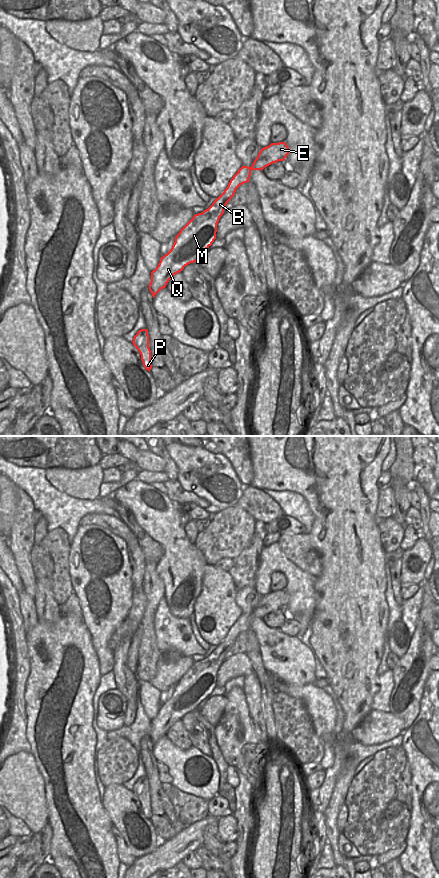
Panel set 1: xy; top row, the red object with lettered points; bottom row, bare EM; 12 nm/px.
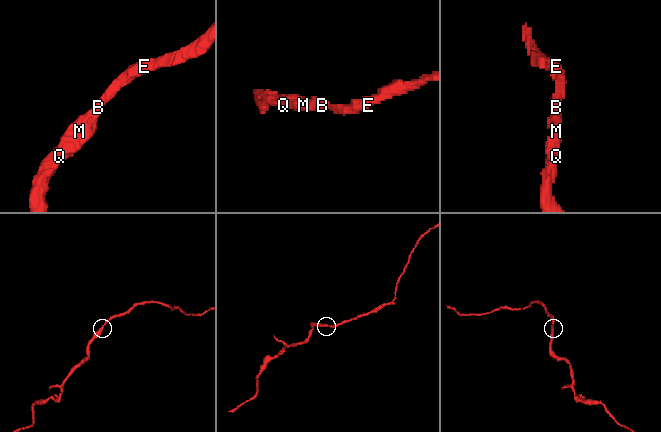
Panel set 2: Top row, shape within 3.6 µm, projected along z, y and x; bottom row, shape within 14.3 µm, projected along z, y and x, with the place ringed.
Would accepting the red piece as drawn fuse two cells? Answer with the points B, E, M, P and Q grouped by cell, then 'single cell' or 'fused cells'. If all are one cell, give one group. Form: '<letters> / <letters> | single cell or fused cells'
B E M P Q | single cell

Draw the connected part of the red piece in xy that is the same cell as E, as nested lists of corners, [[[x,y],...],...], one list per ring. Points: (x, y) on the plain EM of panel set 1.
[[[285,590],[271,591],[262,596],[251,615],[242,614],[212,653],[193,664],[175,685],[171,698],[160,706],[158,714],[151,720],[149,738],[153,746],[175,722],[196,710],[200,702],[212,693],[216,687],[217,672],[227,651],[240,633],[250,629],[251,619],[262,619],[273,611],[284,609],[288,602],[289,595]]]

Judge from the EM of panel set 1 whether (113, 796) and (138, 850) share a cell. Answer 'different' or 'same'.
same

